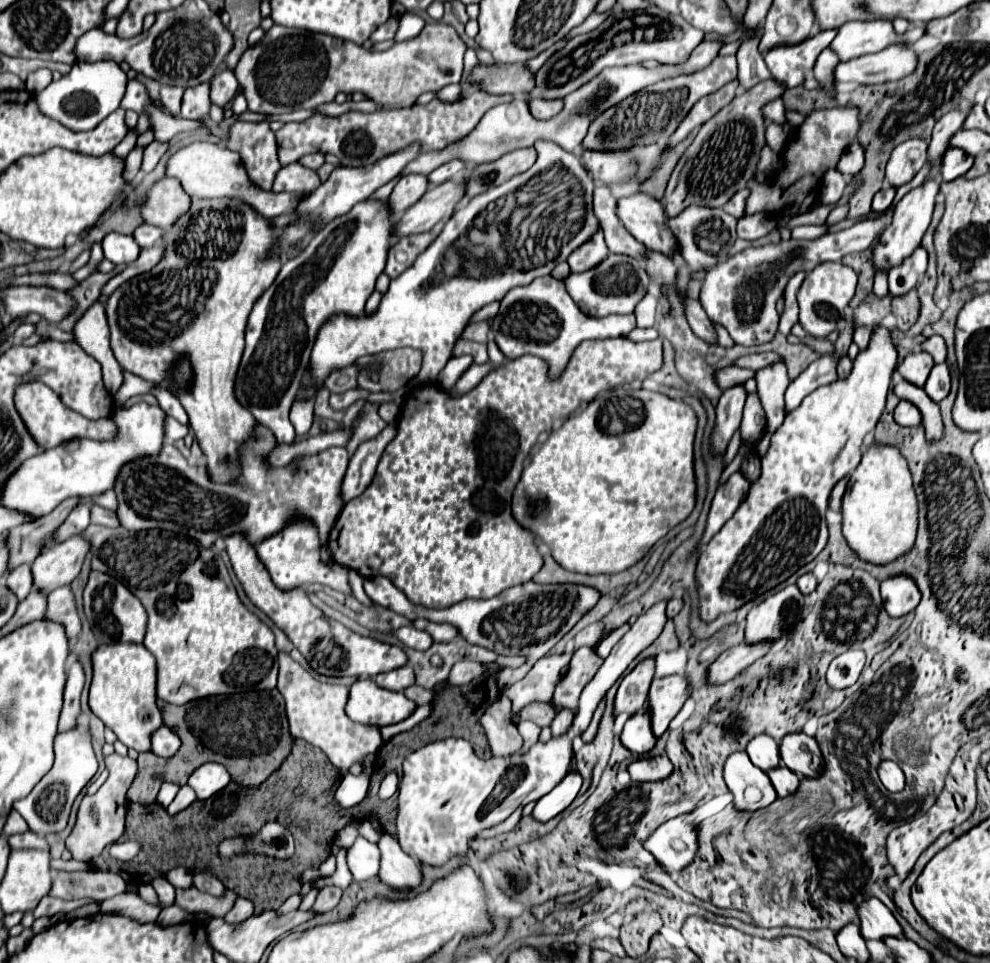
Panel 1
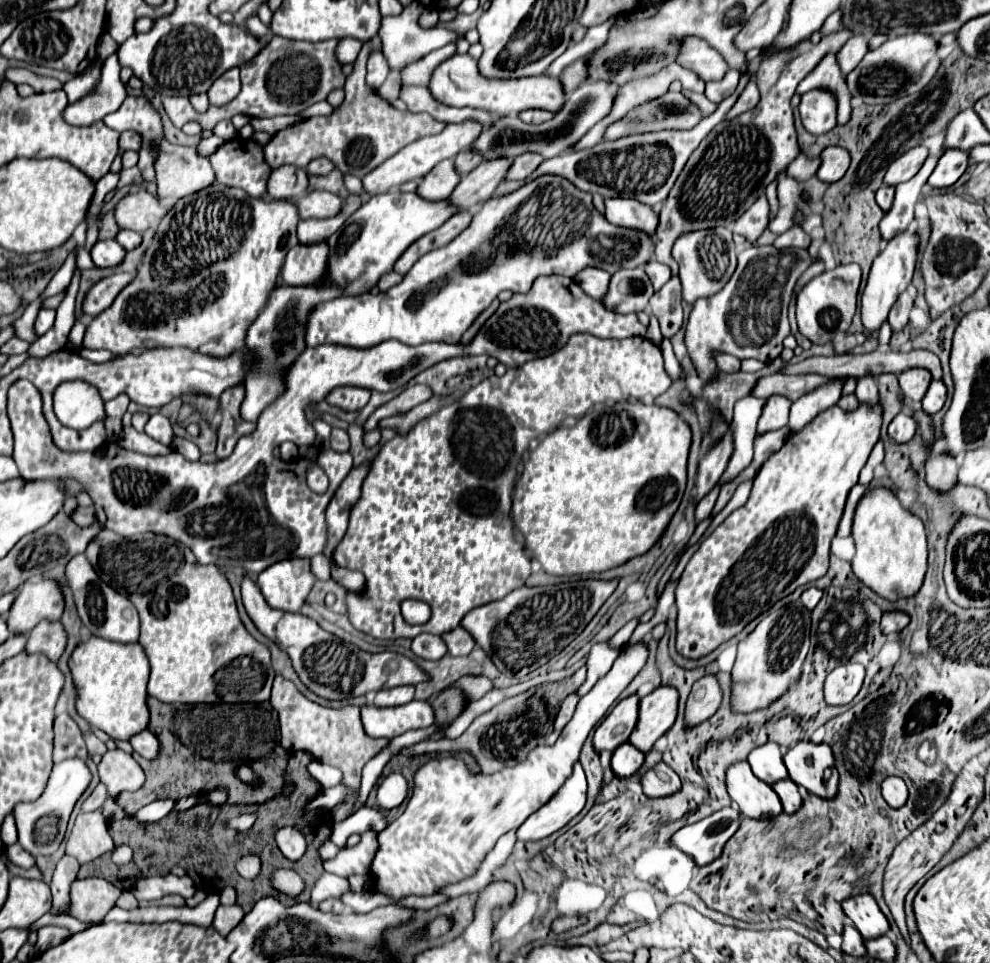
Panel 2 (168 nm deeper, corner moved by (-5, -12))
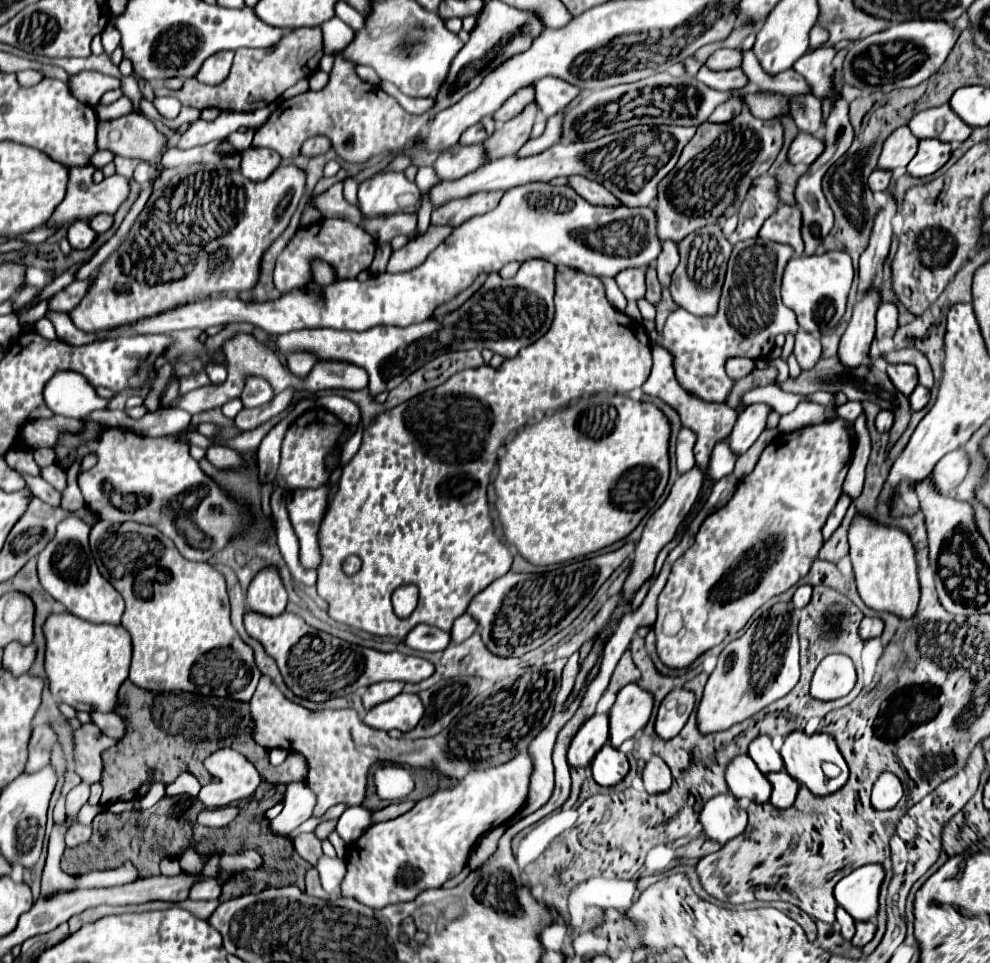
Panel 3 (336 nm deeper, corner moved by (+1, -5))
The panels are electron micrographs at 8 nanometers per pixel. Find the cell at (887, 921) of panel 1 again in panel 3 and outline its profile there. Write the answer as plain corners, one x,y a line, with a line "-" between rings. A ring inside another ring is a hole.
867,864
845,878
835,886
835,900
845,912
851,914
857,922
869,922
877,916
877,896
883,882
883,868
877,864

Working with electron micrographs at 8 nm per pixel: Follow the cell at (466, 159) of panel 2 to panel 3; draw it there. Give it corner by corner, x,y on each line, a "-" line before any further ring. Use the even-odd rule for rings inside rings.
477,124
477,126
471,126
469,130
465,130
459,138
459,144
461,146
471,146
471,144
477,144
477,142
483,142
487,138
487,132
483,128
483,124

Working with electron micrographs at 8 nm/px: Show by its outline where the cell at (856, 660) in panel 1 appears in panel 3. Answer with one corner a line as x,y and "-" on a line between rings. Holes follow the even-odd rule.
831,654
821,660
813,674
811,696
817,700
837,700
847,696
855,686
855,666
845,654

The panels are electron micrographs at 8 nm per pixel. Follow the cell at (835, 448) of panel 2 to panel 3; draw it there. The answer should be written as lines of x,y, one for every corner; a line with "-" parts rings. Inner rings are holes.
833,418
833,420
825,420
825,422
819,422
819,424
813,424
813,426
805,426
801,430
795,430
795,432
789,432
785,436
775,436
771,440
771,444
761,452
761,458
755,466
755,470
743,478
733,494
733,498
721,508
717,510
715,514
711,514
699,528
697,536
695,536
695,544
673,564
671,568
671,574
669,574
669,580
663,588
663,592
659,594
659,614
657,614
657,622
655,622
655,634
657,634
657,654
659,658
671,666
671,668
685,668
689,666
693,660
697,660
703,652
707,652
709,648
717,646
719,642
723,642
725,636
731,636
735,632
739,632
747,620
751,618
751,614
761,608
767,600
771,600
773,596
777,594
783,594
785,590
789,590
793,584
797,584
803,576
807,576
811,564
815,562
821,546
823,546
823,534
821,534
821,528
825,526
831,510
835,508
839,496
843,494
843,482
845,482
845,476
847,476
847,470
851,466
851,458
853,458
853,438
851,438
851,422
849,420
843,420
843,418

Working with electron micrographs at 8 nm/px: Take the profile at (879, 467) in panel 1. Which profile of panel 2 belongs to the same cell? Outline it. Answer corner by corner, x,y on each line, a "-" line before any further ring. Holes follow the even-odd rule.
889,489
865,493
855,511
853,537
857,547
853,573
879,597
897,601
903,597
913,597
921,589
927,571
927,541
923,521
905,511
895,493

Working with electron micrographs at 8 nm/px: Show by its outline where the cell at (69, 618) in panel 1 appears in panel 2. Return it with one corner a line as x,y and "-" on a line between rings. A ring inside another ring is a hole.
39,623
27,637
25,653
43,653
49,661
57,661
65,649
65,631
57,623

